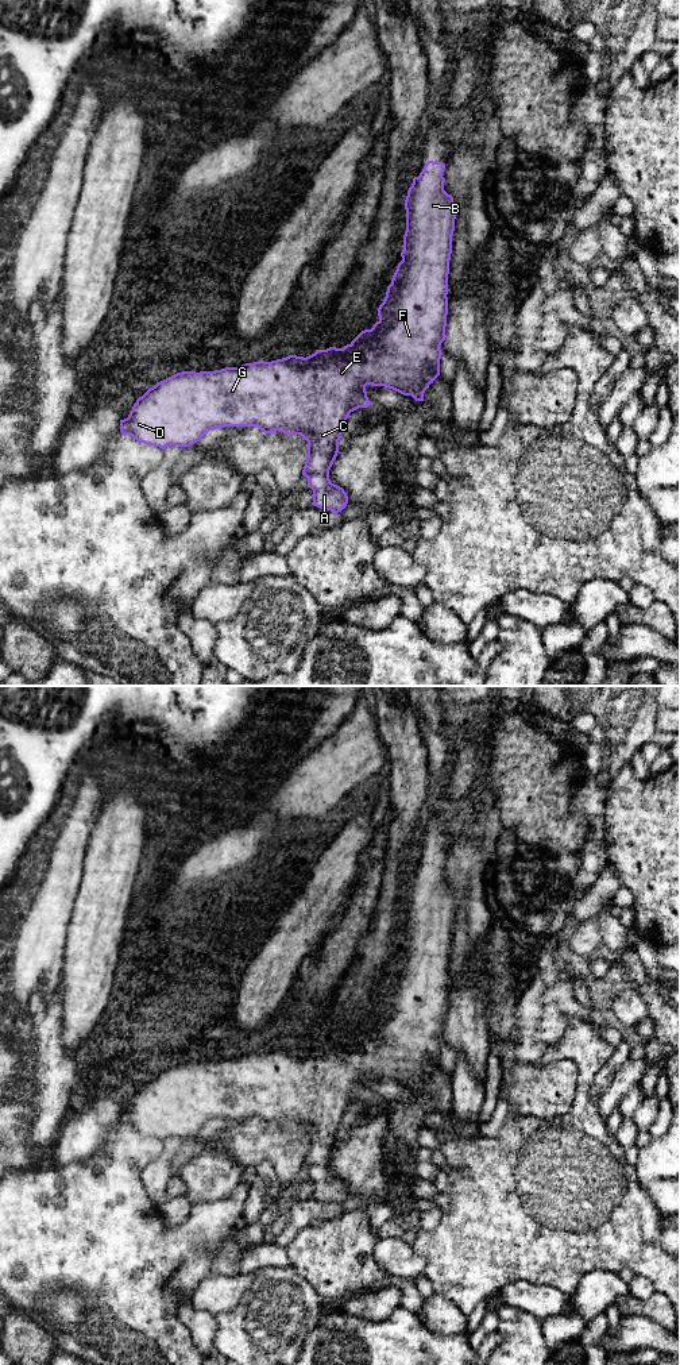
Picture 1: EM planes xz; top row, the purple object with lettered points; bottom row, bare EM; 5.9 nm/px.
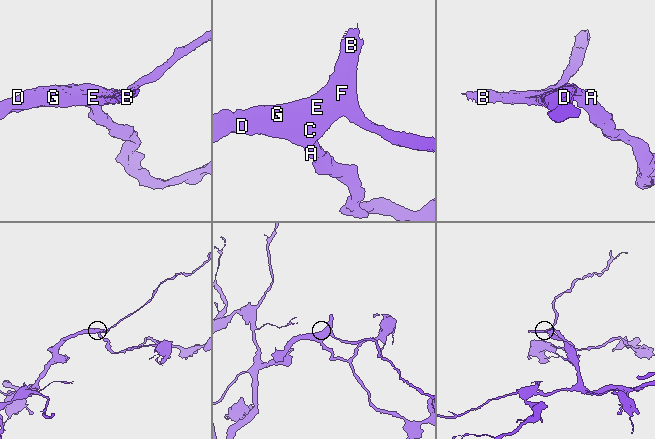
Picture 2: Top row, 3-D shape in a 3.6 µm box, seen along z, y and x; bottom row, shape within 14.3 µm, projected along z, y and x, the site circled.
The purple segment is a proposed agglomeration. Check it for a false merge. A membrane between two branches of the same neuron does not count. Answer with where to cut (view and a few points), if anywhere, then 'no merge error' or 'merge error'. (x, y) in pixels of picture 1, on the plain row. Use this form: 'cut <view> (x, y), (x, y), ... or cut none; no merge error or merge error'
cut none; no merge error

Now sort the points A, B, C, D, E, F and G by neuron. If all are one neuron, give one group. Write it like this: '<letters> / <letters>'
A B C D E F G

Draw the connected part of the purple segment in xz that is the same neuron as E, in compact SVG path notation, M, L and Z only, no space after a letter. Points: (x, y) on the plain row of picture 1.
M428 852L420 867L413 869L405 891L406 922L402 952L378 999L379 1011L371 1021L362 1022L343 1040L316 1041L306 1049L289 1046L271 1053L259 1052L215 1063L177 1064L136 1091L128 1108L120 1111L121 1126L130 1126L140 1134L162 1141L169 1137L190 1138L208 1122L224 1118L258 1118L264 1125L278 1122L301 1126L308 1133L308 1150L302 1167L308 1169L308 1179L313 1181L312 1196L335 1206L341 1203L348 1195L348 1187L343 1179L331 1173L329 1161L337 1148L339 1131L349 1104L374 1095L367 1088L366 1077L385 1077L403 1087L412 1087L416 1092L424 1092L425 1081L440 1067L440 1037L447 1029L448 965L456 910L453 888L444 882L444 860L445 855Z

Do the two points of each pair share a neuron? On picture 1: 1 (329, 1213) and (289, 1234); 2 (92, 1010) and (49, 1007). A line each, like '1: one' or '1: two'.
1: one
2: two

